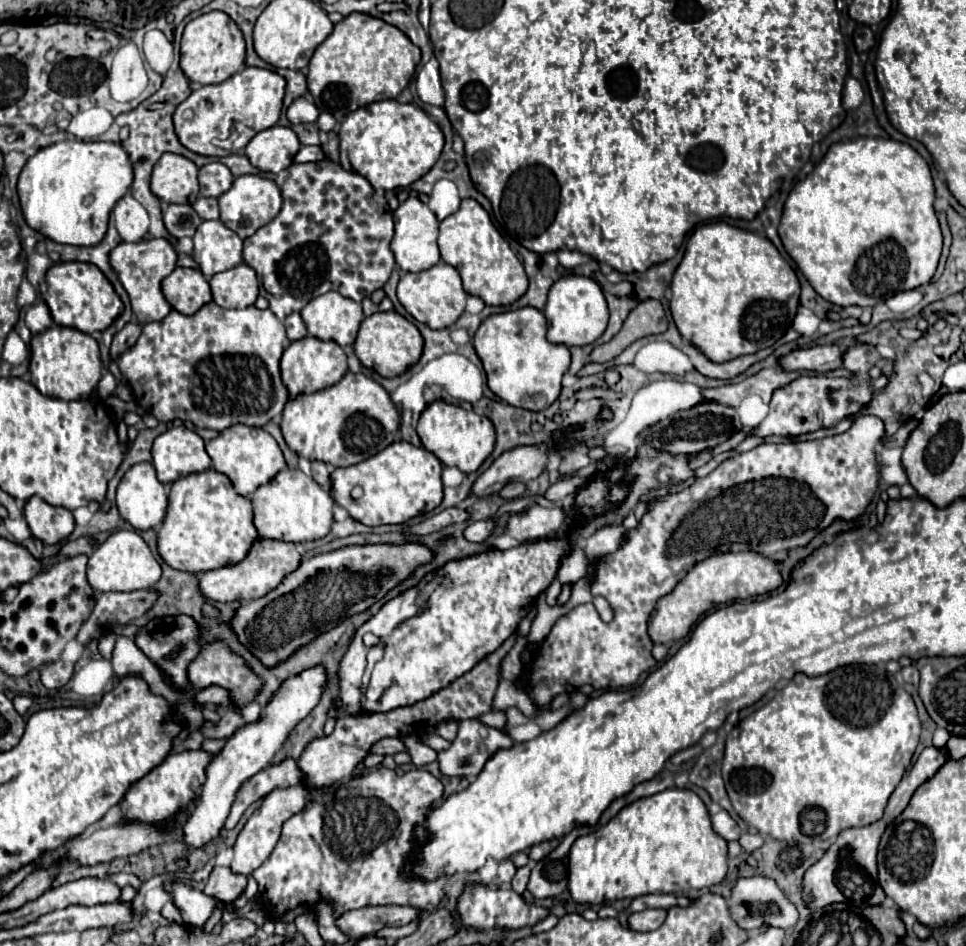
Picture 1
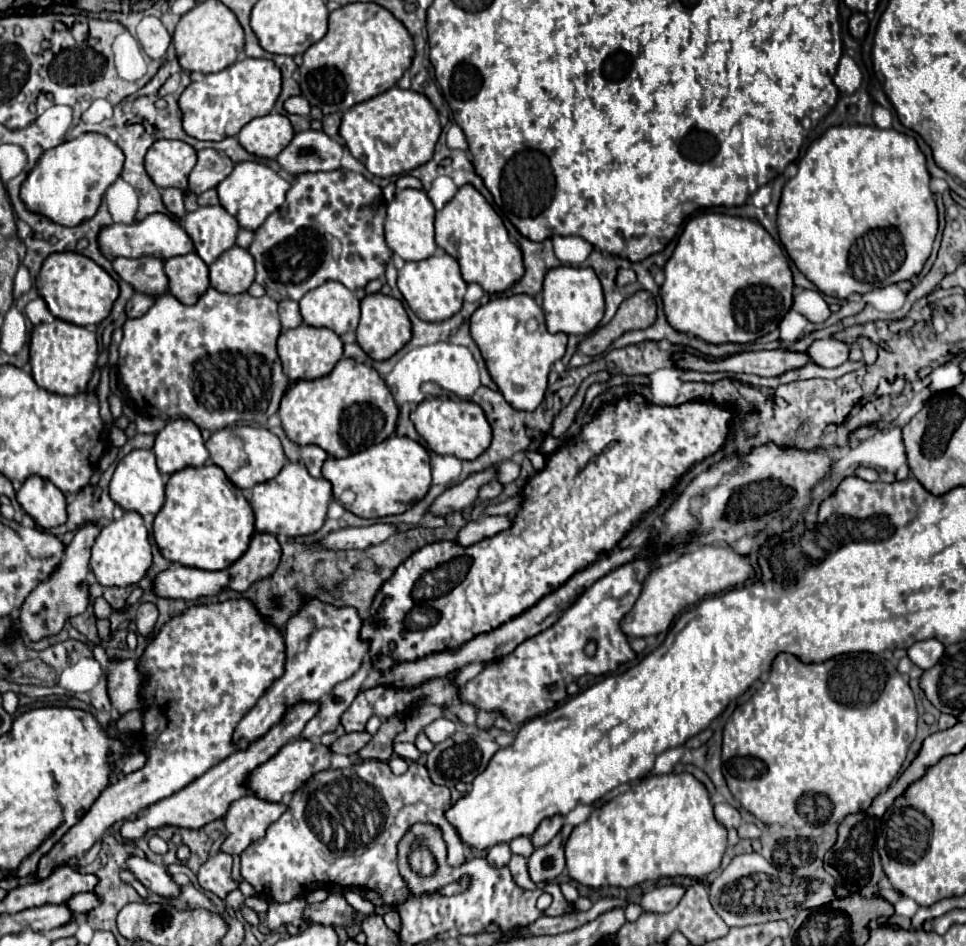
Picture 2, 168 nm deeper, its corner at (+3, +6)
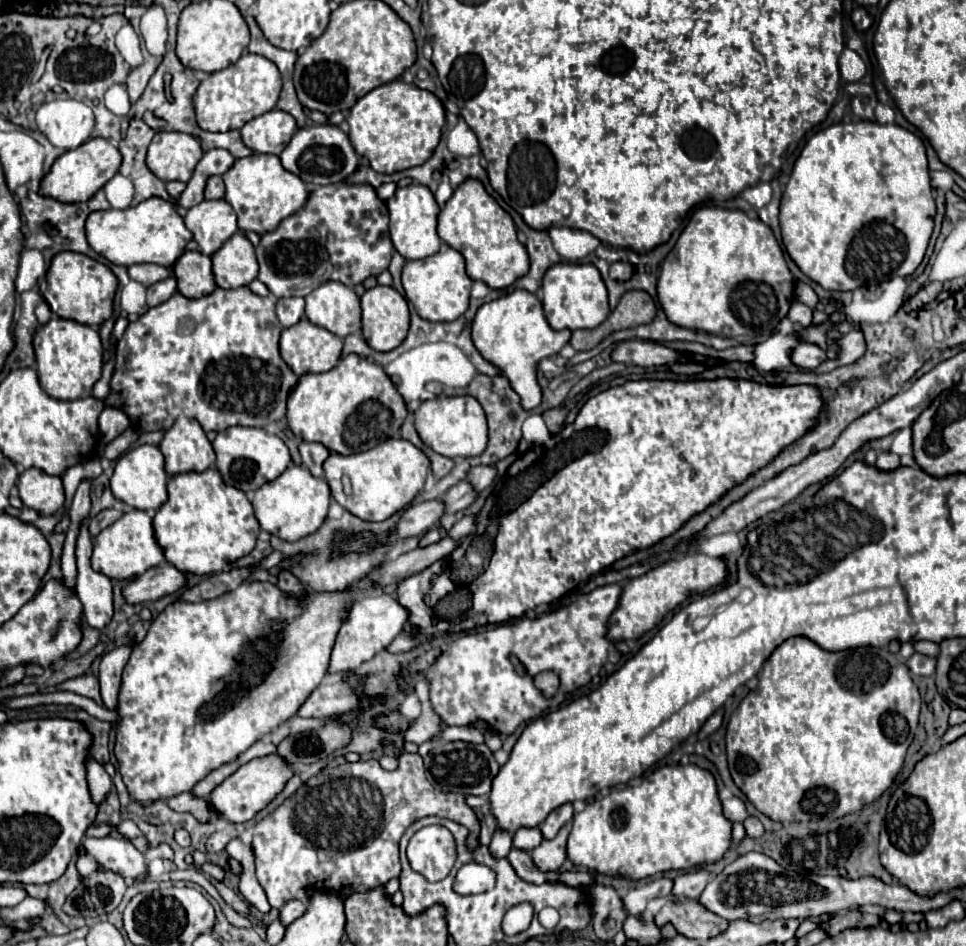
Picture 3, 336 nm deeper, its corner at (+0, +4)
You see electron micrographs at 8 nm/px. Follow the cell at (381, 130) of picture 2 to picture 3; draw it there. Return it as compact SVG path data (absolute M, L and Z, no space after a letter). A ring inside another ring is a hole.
M396 79L372 89L356 101L348 115L348 137L356 153L366 157L374 171L396 173L422 165L432 157L444 123L444 107L434 93Z

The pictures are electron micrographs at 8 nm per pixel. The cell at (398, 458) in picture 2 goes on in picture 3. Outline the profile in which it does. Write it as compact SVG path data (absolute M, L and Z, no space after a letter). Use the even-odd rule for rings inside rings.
M386 439L382 445L374 449L354 453L354 455L338 455L332 453L324 465L324 477L330 485L332 497L352 515L364 521L384 521L392 517L396 511L404 509L424 487L426 475L430 469L428 457L406 439ZM348 475L352 483L352 493L346 495L342 489L342 477Z

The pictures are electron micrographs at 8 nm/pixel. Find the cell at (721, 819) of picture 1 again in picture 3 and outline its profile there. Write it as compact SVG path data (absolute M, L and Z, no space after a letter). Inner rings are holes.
M732 797L732 799L726 799L724 803L724 815L730 819L730 821L744 821L748 817L748 811L746 811L746 805L742 799L738 797Z

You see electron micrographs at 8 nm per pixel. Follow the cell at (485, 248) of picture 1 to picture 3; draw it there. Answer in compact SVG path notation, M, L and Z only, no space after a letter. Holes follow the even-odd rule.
M466 179L462 185L454 189L454 195L446 201L444 209L438 215L438 235L444 243L448 243L450 247L464 255L468 277L474 281L484 281L492 289L506 289L518 277L524 277L529 271L529 256L526 247L516 239L516 227L512 217L496 203L492 195L488 195L488 191L478 179Z

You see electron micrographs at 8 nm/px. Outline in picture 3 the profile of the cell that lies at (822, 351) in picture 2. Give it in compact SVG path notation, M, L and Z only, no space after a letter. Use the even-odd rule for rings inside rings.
M800 343L796 349L792 349L792 355L790 355L792 363L796 363L796 367L802 367L802 369L814 369L818 367L822 361L826 361L826 353L818 347L818 345L812 345L812 343Z

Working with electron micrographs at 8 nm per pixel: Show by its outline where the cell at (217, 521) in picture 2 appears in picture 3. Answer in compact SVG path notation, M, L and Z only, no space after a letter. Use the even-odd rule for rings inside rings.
M218 469L182 473L168 481L168 501L156 511L154 537L170 565L182 573L210 575L248 555L260 533L248 497L222 481Z

